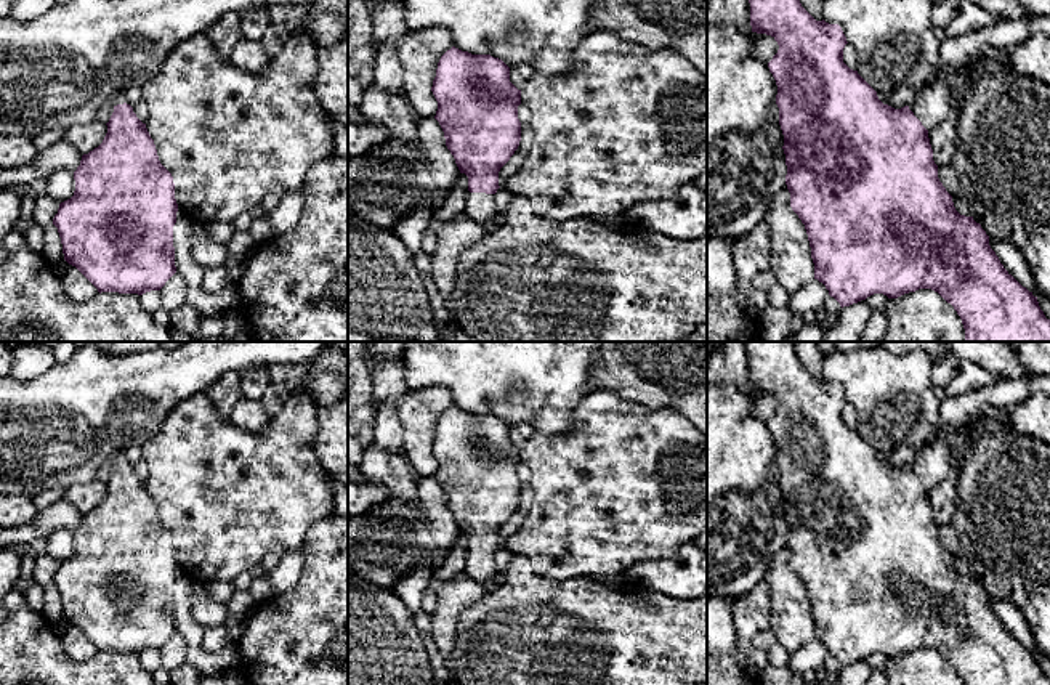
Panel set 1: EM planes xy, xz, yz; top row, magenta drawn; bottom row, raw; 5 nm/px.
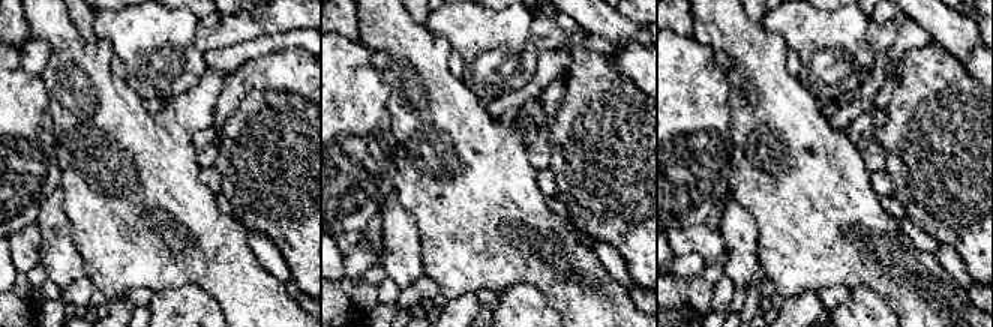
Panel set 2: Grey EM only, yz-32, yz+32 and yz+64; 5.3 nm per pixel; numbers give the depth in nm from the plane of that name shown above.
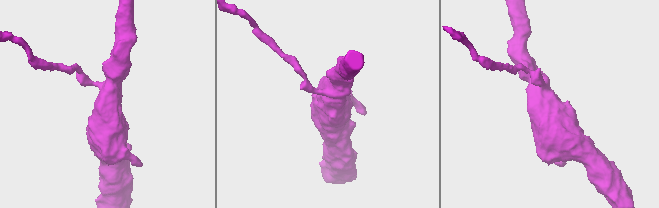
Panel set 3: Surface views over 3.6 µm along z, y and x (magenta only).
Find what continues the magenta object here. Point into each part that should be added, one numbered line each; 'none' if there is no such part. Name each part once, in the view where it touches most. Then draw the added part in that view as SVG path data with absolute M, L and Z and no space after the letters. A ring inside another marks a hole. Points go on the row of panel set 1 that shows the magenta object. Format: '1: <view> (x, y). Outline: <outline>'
1: yz (932, 105). Outline: M947 69L927 83L912 99L909 109L930 130L949 119L952 85L957 69Z

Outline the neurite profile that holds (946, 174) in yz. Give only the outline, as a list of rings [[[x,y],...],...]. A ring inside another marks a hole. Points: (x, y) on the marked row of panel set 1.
[[[951,164],[938,167],[938,178],[952,197],[960,194],[959,173]]]

